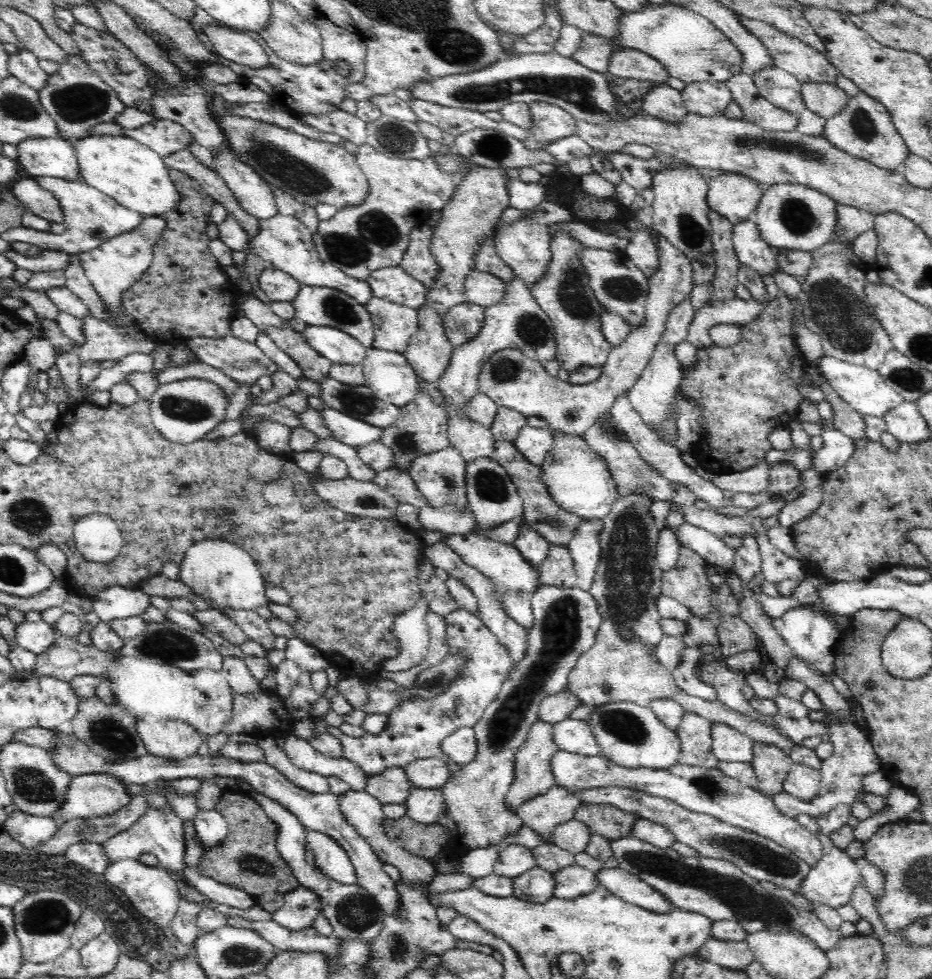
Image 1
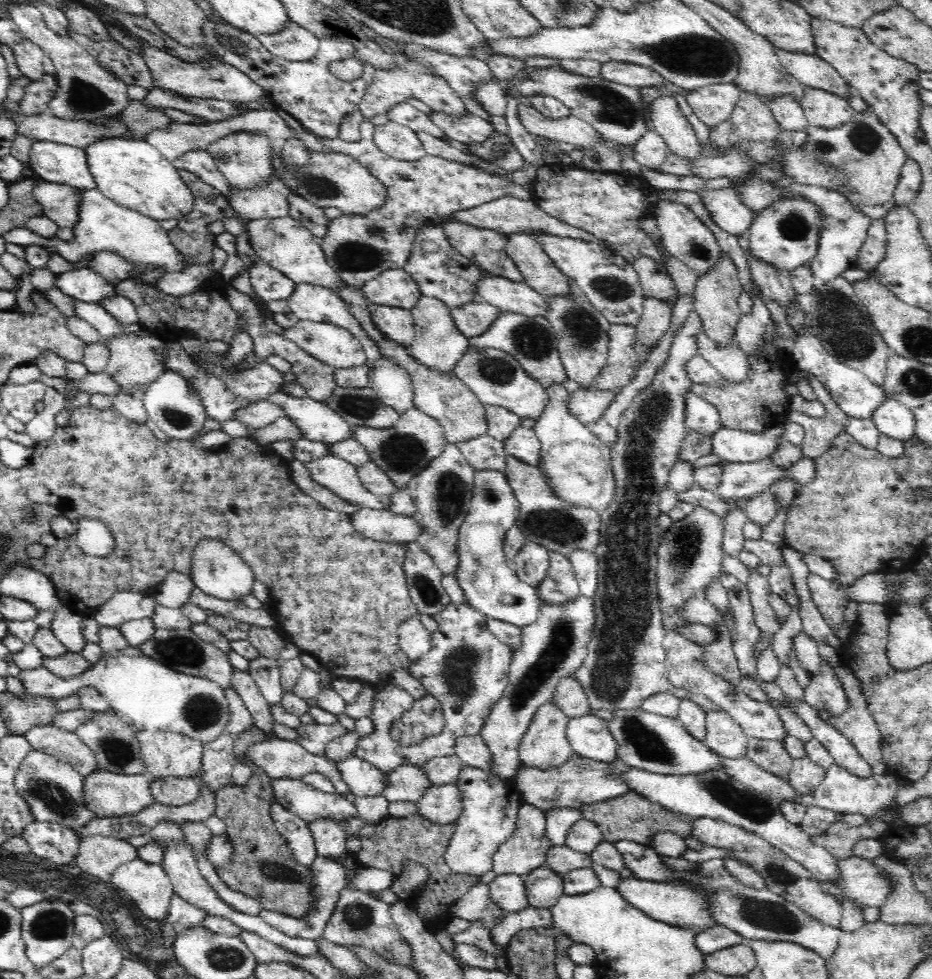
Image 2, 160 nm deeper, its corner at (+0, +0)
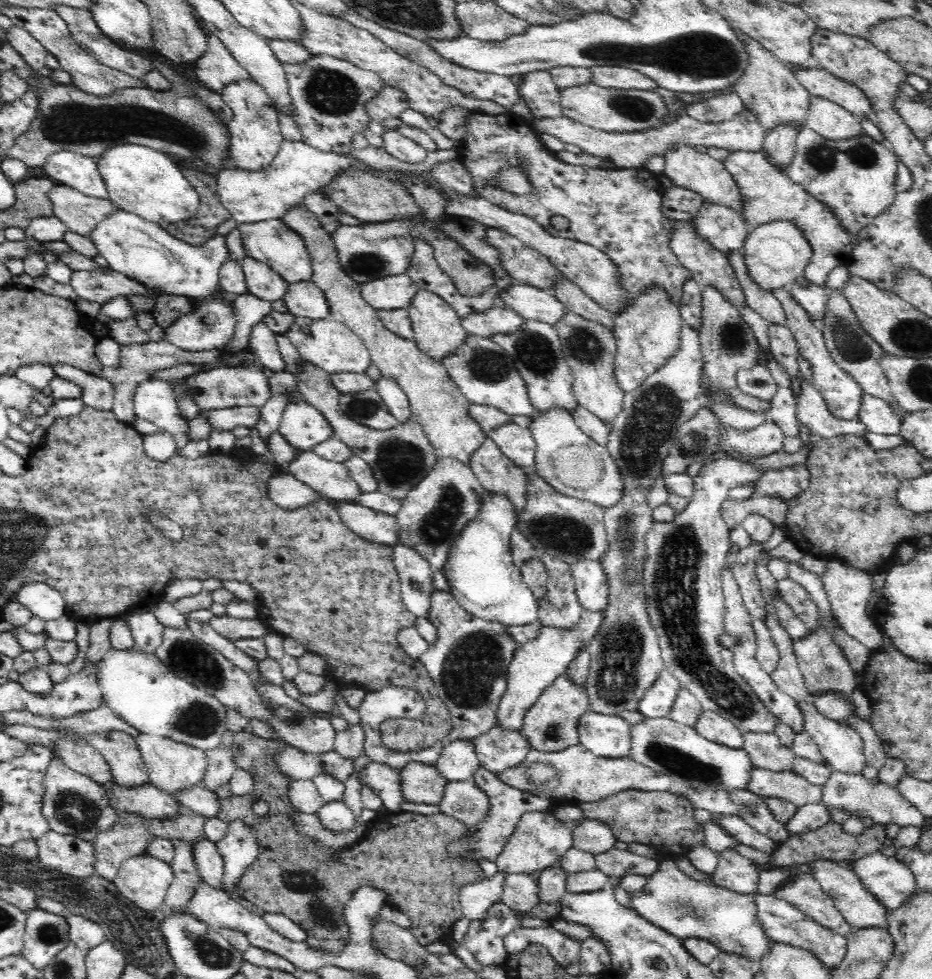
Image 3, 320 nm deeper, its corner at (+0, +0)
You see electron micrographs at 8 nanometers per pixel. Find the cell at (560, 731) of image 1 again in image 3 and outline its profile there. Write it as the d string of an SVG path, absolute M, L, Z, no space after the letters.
M588 710L577 724L579 744L598 757L617 759L629 756L629 726L618 714L607 715Z

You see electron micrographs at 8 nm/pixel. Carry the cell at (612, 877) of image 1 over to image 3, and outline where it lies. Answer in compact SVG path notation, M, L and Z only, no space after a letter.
M662 860L658 872L649 875L646 886L638 894L630 897L630 907L638 912L639 916L650 921L654 925L663 928L665 932L674 934L679 939L704 938L716 944L722 952L736 952L746 957L754 957L761 960L762 955L768 952L768 948L774 943L766 937L762 927L756 921L755 896L740 895L738 892L721 888L707 882L699 882L684 873L672 860Z

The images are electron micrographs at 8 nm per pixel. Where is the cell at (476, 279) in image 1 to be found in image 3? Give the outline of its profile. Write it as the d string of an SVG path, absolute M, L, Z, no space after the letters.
M512 284L498 294L502 306L511 308L524 320L540 320L553 325L566 312L555 298L553 289L541 289L527 284Z

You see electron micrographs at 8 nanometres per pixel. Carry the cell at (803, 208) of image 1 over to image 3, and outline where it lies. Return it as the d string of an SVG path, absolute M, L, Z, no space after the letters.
M788 217L759 224L746 237L742 250L750 276L762 289L770 292L773 288L793 283L799 276L804 277L806 267L814 254L802 227Z

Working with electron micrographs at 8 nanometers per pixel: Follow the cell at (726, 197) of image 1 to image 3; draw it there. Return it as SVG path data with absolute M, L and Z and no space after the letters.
M710 200L703 202L693 221L698 233L726 256L730 251L742 249L751 228L740 211Z

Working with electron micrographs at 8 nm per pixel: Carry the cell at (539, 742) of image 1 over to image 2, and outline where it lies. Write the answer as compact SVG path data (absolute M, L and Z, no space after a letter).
M552 700L542 704L534 715L519 748L521 766L550 770L572 758L573 750L566 738L566 718Z

